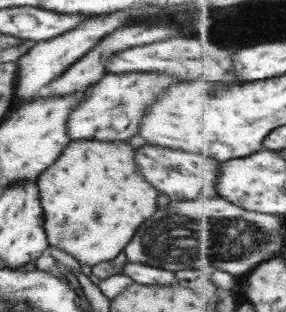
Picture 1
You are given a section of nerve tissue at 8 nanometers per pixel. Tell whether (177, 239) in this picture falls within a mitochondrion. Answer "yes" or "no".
yes

